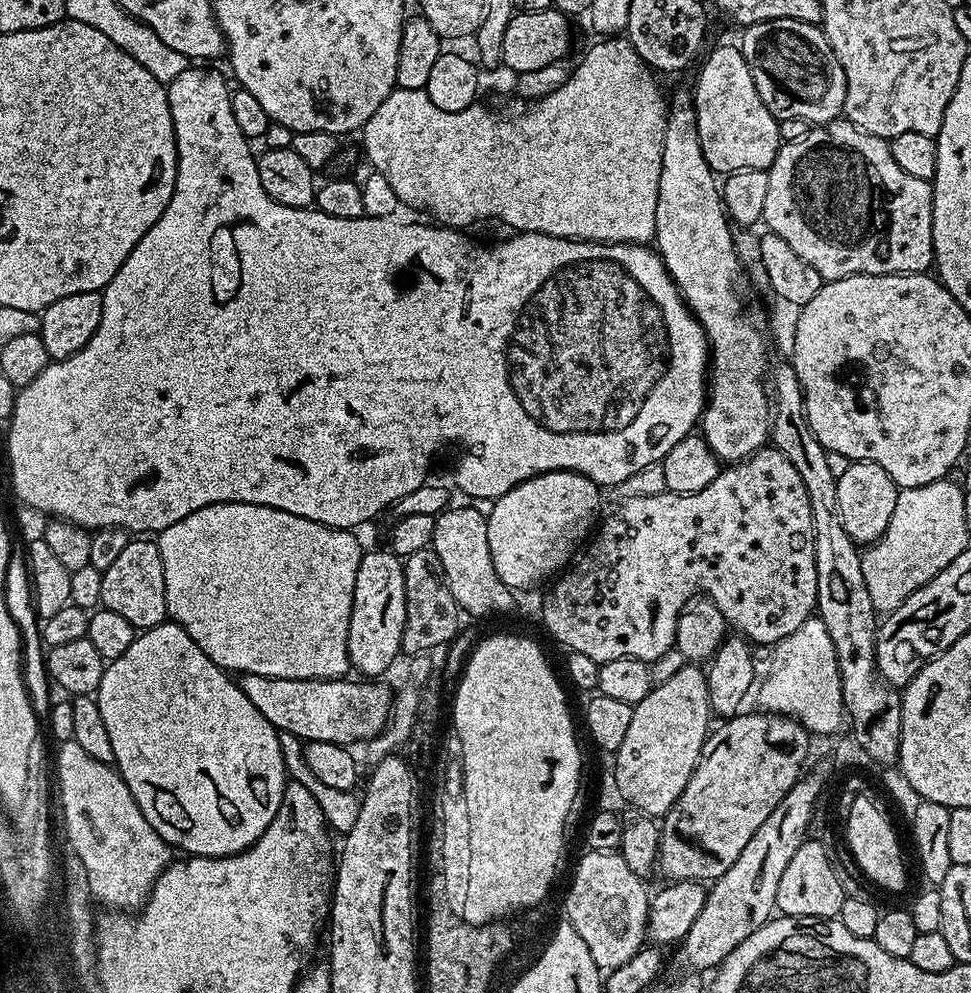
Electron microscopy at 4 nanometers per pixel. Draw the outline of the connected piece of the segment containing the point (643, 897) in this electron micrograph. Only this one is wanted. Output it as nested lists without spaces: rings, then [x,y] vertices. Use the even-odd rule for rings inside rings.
[[[585,851],[585,856],[576,864],[576,873],[572,876],[572,885],[568,888],[568,897],[564,900],[564,912],[567,923],[578,930],[578,938],[586,942],[590,958],[601,970],[611,970],[628,962],[640,949],[645,947],[648,934],[648,906],[650,892],[644,889],[645,881],[620,856],[619,851],[593,852]]]

